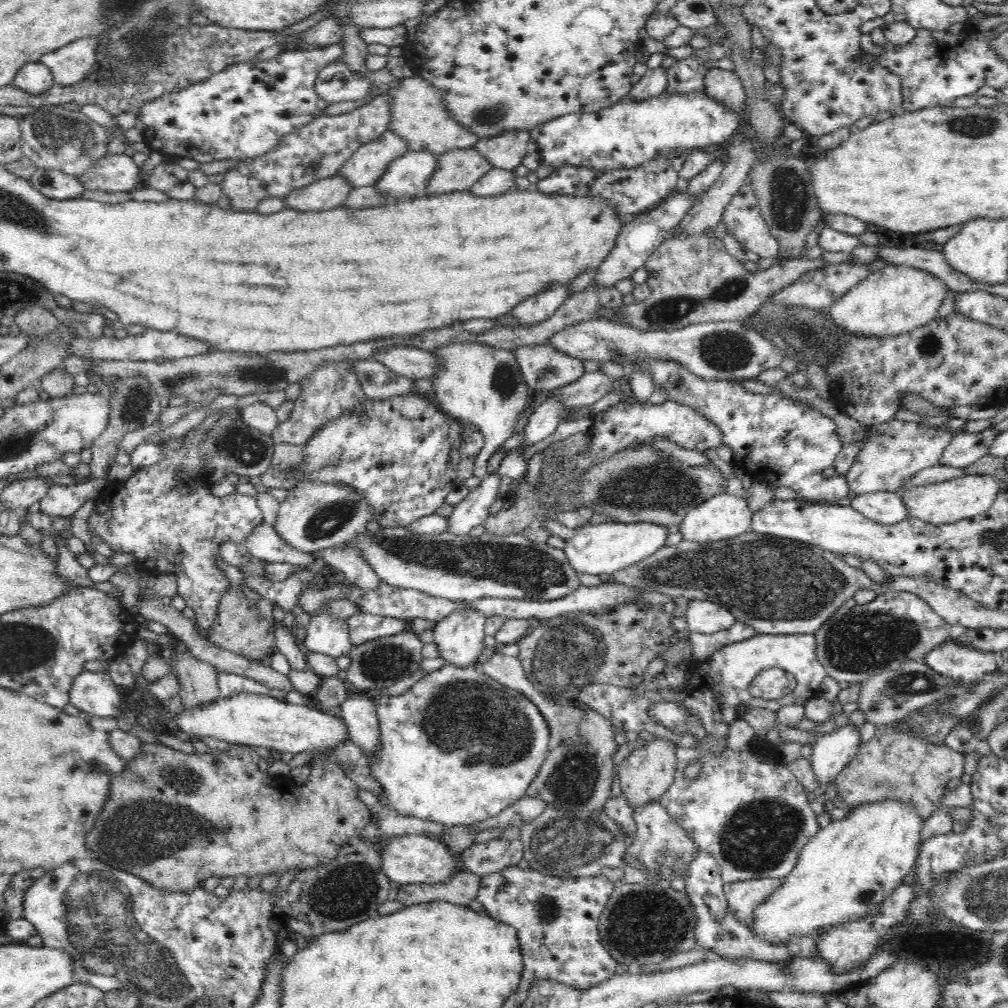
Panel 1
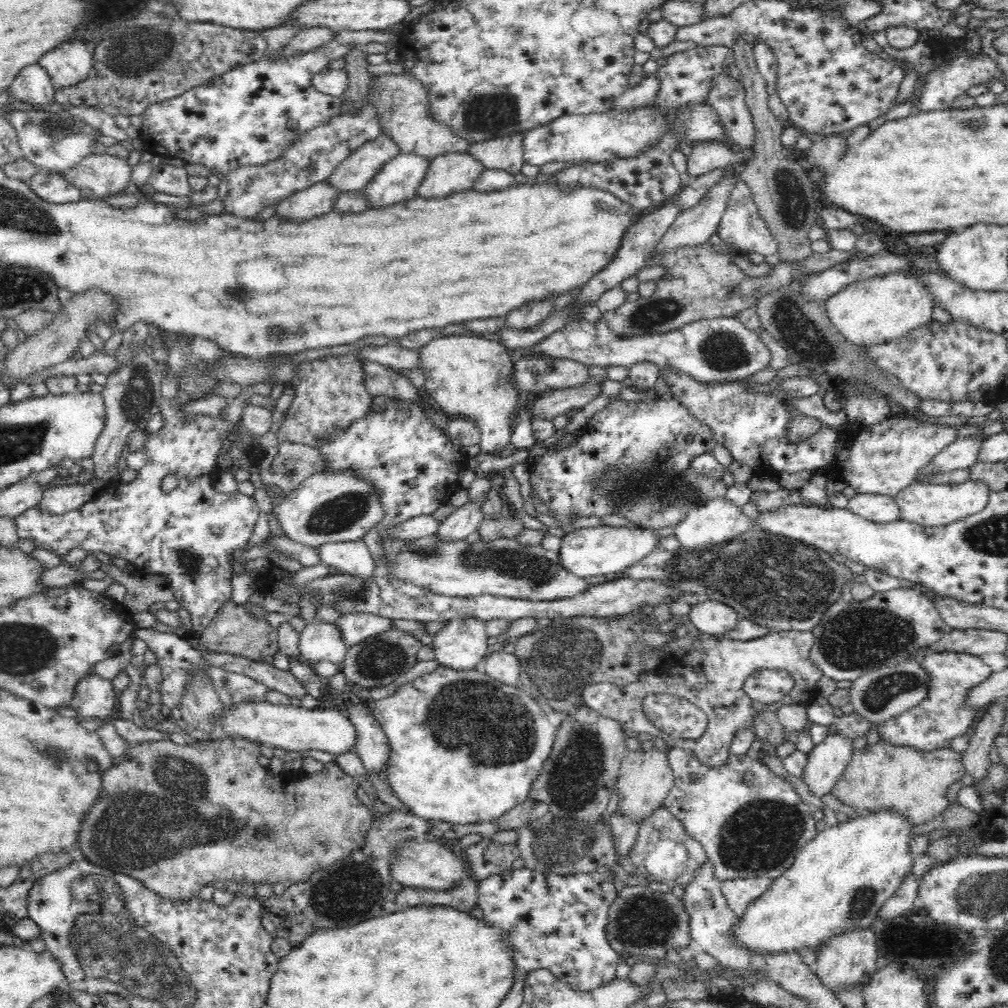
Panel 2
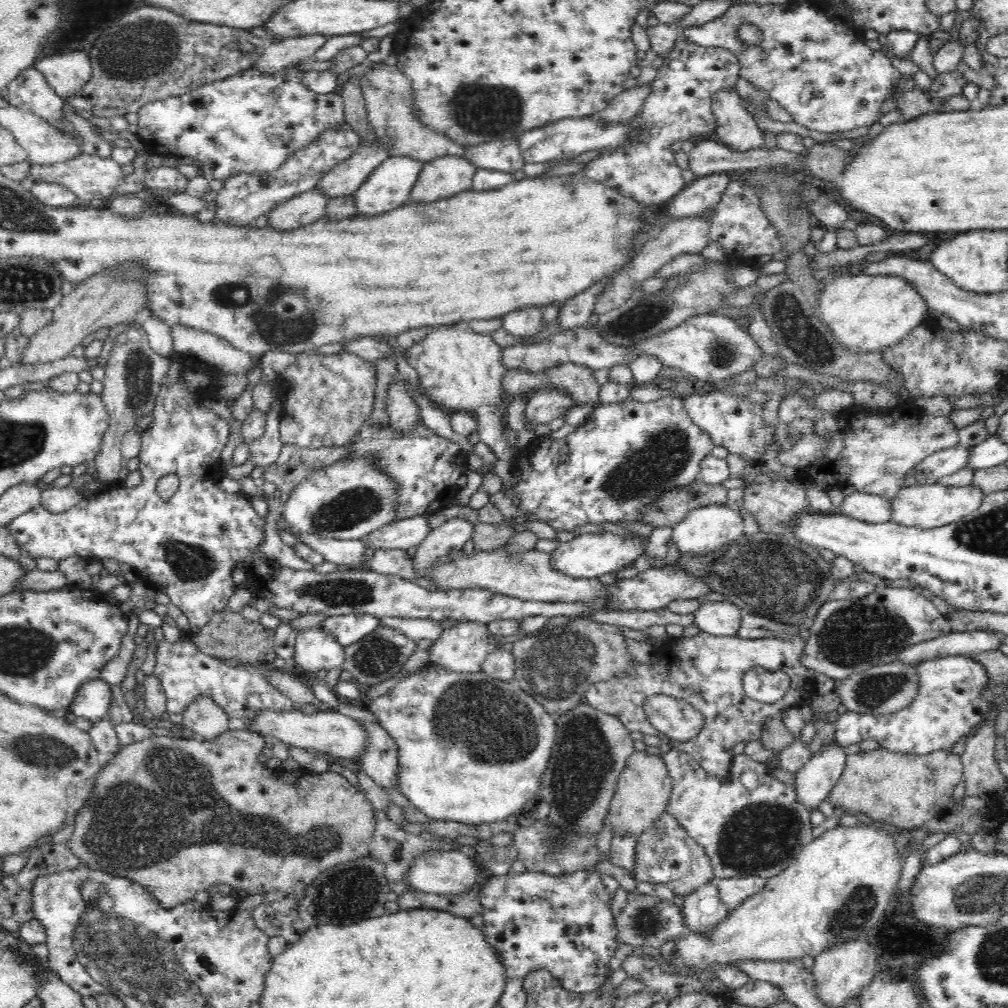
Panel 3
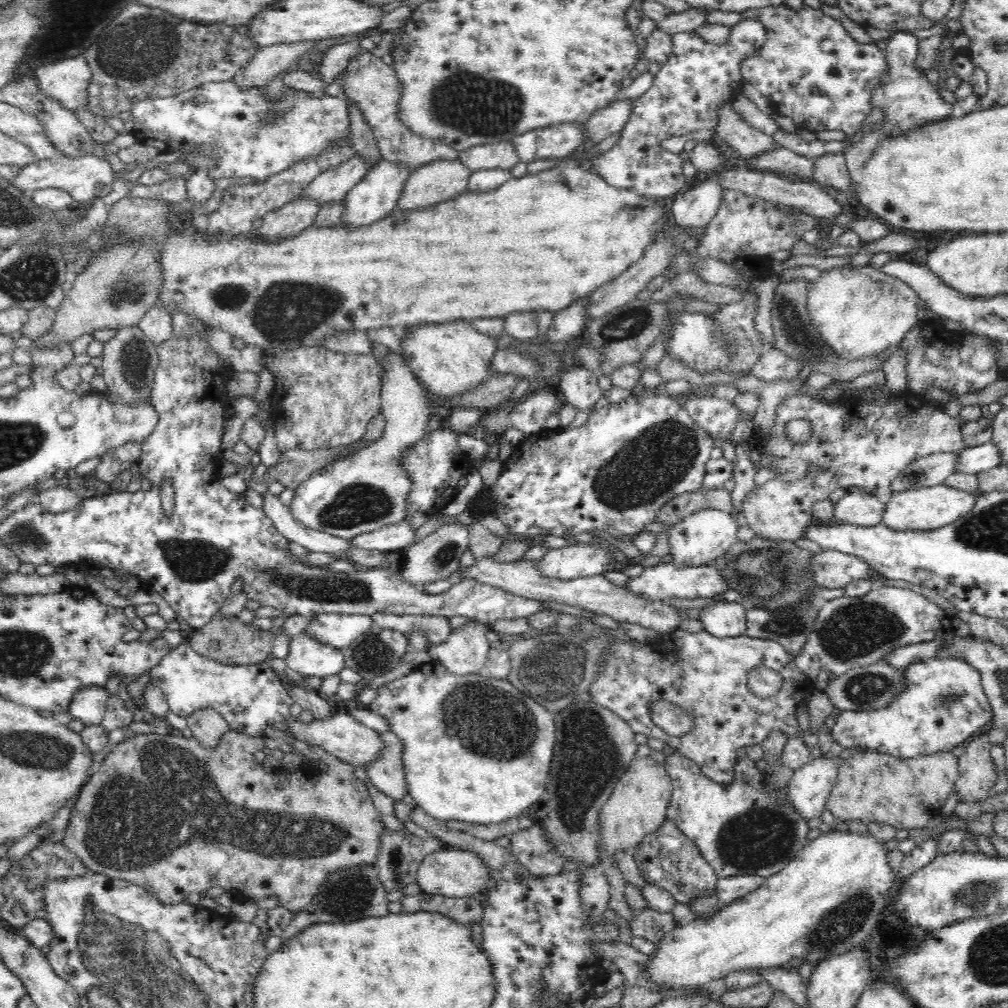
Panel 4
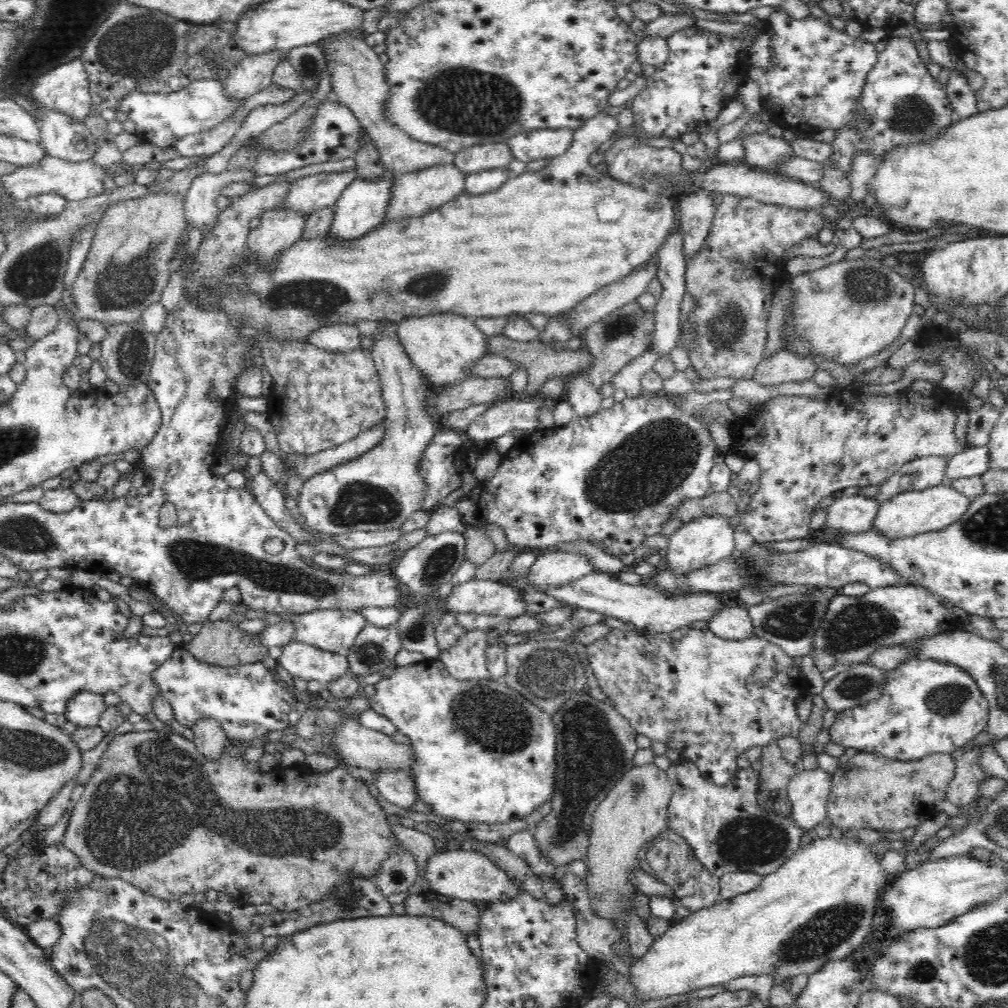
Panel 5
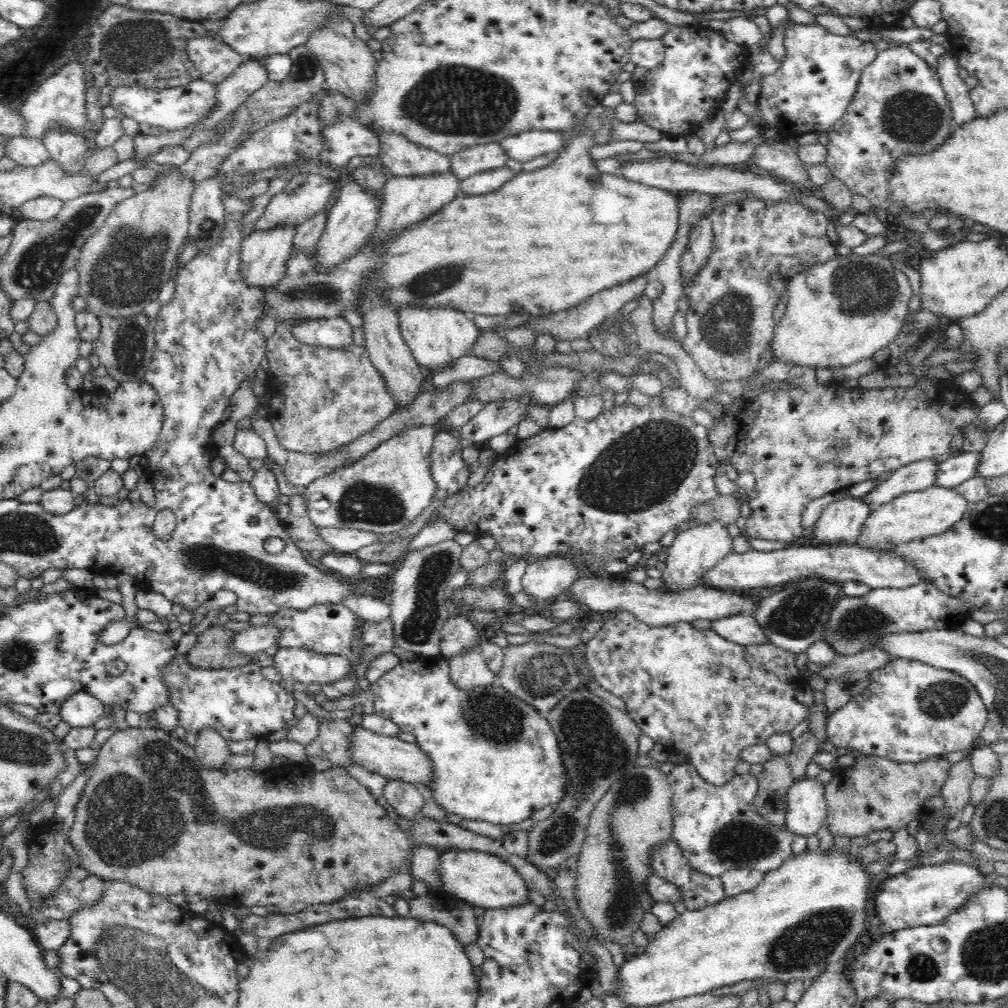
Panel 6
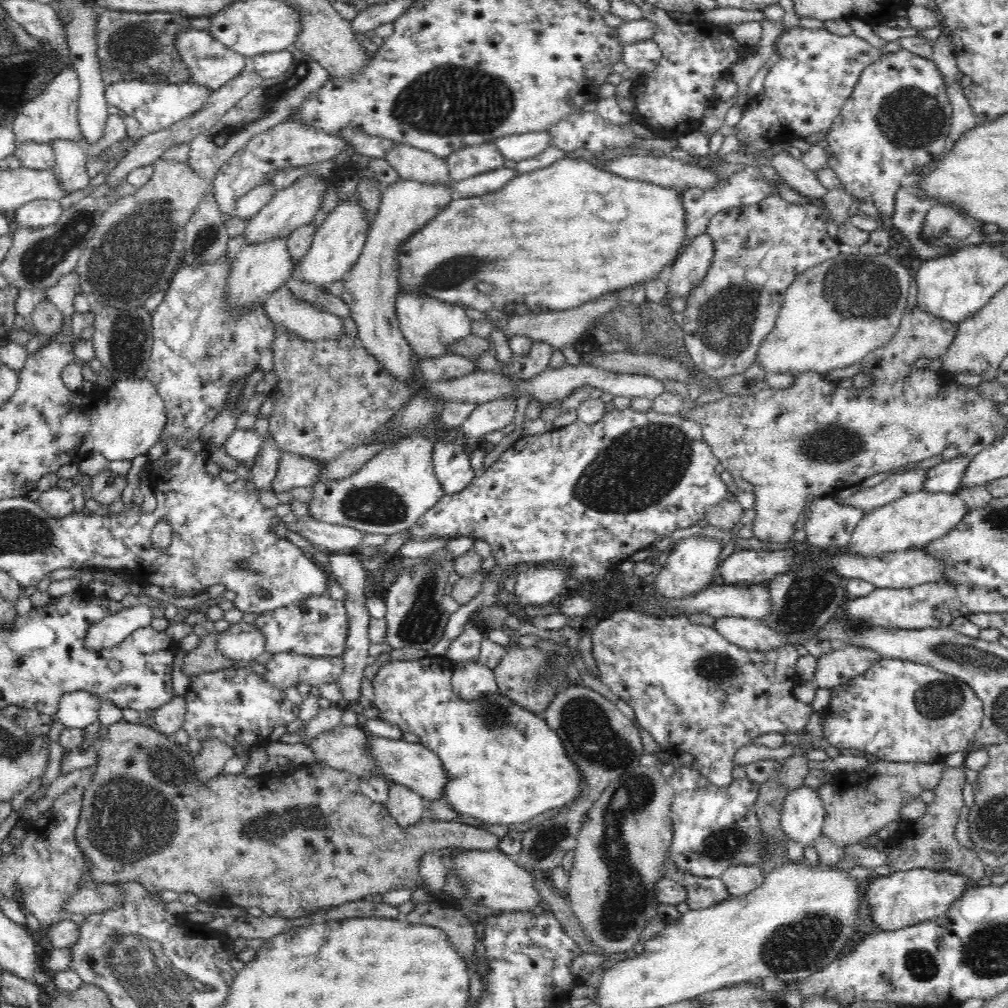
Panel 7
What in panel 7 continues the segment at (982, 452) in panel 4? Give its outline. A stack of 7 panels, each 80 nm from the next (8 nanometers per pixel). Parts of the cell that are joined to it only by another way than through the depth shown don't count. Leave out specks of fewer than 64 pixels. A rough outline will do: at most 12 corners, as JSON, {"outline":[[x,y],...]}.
{"outline":[[958,455],[929,468],[924,490],[957,493],[971,457]]}

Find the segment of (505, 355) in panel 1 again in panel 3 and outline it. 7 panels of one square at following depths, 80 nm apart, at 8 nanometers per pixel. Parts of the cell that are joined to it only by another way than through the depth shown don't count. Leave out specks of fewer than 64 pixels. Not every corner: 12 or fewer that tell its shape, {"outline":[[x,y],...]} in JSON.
{"outline":[[467,323],[430,329],[407,352],[419,388],[475,417],[516,495],[505,418],[508,369],[489,334]]}

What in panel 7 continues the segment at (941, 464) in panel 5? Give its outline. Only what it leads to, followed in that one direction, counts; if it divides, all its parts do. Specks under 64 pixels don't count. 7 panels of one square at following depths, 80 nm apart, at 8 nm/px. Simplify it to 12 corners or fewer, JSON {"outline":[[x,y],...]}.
{"outline":[[903,468],[845,500],[864,513],[926,486],[929,468]]}

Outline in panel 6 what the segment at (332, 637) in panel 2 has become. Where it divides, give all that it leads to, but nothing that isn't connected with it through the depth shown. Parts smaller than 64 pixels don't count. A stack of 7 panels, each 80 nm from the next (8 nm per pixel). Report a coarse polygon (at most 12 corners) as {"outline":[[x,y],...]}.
{"outline":[[278,648],[273,667],[288,684],[325,685],[348,676],[342,654]]}

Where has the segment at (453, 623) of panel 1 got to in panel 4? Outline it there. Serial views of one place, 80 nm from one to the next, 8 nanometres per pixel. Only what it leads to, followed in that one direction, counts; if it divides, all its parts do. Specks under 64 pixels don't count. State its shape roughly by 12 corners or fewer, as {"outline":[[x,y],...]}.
{"outline":[[469,621],[428,648],[454,674],[478,674],[495,643]]}

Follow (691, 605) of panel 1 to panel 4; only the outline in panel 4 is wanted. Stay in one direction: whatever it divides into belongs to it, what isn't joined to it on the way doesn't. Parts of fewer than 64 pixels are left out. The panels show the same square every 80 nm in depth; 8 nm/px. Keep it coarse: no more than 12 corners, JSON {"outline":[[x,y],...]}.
{"outline":[[716,601],[701,610],[712,636],[746,632],[746,610],[736,601]]}

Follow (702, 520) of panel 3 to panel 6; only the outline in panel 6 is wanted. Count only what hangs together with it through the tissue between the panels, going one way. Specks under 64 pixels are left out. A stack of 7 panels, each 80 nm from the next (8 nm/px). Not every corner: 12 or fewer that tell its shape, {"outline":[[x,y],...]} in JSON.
{"outline":[[708,520],[667,548],[667,592],[697,586],[732,553],[726,525]]}

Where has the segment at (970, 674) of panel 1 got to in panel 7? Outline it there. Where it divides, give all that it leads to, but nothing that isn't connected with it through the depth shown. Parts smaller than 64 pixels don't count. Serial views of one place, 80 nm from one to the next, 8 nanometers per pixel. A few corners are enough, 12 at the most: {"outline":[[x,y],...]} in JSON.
{"outline":[[882,658],[832,693],[824,743],[893,763],[966,751],[967,682]]}

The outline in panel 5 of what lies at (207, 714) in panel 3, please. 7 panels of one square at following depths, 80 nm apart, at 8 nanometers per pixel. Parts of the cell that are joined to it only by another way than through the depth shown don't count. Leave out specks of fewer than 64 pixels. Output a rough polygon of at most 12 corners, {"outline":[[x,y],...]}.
{"outline":[[198,718],[190,728],[197,749],[220,758],[227,740],[221,722]]}

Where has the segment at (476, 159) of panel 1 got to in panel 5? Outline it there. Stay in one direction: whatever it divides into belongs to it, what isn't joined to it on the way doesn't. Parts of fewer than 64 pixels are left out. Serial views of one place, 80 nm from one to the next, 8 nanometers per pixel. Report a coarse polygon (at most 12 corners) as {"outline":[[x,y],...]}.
{"outline":[[455,163],[404,175],[385,218],[422,216],[465,192]]}

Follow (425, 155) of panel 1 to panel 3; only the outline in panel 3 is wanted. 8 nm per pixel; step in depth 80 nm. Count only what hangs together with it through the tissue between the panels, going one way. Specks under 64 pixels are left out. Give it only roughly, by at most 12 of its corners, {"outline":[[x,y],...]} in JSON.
{"outline":[[390,156],[360,185],[361,216],[406,203],[424,162]]}

